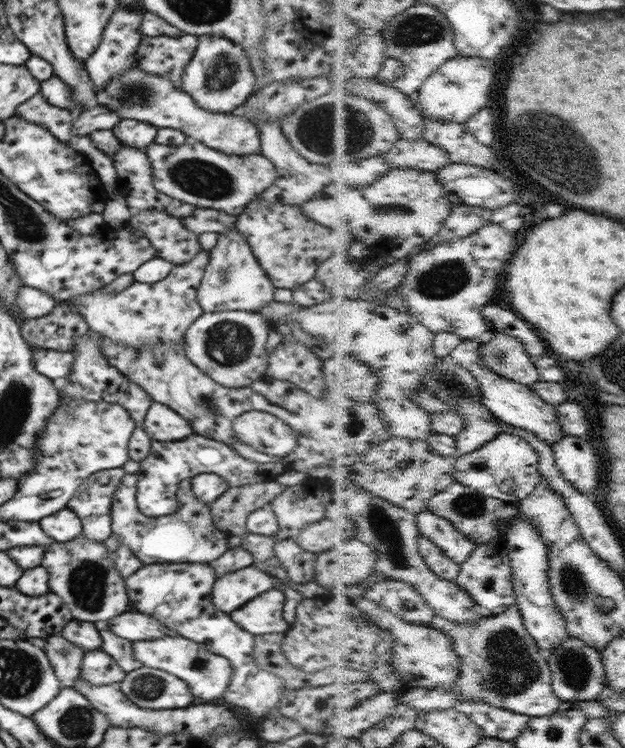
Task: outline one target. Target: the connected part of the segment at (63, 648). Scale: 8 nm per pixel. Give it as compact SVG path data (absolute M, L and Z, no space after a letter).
M60 633L48 636L45 641L43 651L47 654L57 678L62 681L62 688L74 686L74 681L81 674L84 650L66 641Z

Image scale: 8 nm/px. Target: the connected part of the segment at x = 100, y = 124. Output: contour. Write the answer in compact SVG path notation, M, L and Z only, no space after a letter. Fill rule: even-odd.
M93 104L90 108L81 111L75 116L73 122L74 138L78 136L89 136L96 130L110 130L121 122L122 118L108 107Z

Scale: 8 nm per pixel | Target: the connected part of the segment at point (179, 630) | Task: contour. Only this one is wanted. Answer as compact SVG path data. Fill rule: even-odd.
M208 563L154 564L144 566L125 580L126 592L136 610L150 614L162 622L169 630L174 630L178 636L188 638L204 649L226 658L234 668L234 675L222 700L232 704L250 720L268 718L274 706L281 702L281 697L292 694L292 688L274 674L259 668L255 662L255 636L242 630L231 620L228 613L221 612L212 603L212 587L214 574Z

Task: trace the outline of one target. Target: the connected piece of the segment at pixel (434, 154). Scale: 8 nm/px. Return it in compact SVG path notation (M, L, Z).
M402 138L401 142L386 154L388 161L392 163L392 168L414 167L438 172L453 163L450 151L429 142L427 138L418 141L405 139Z

